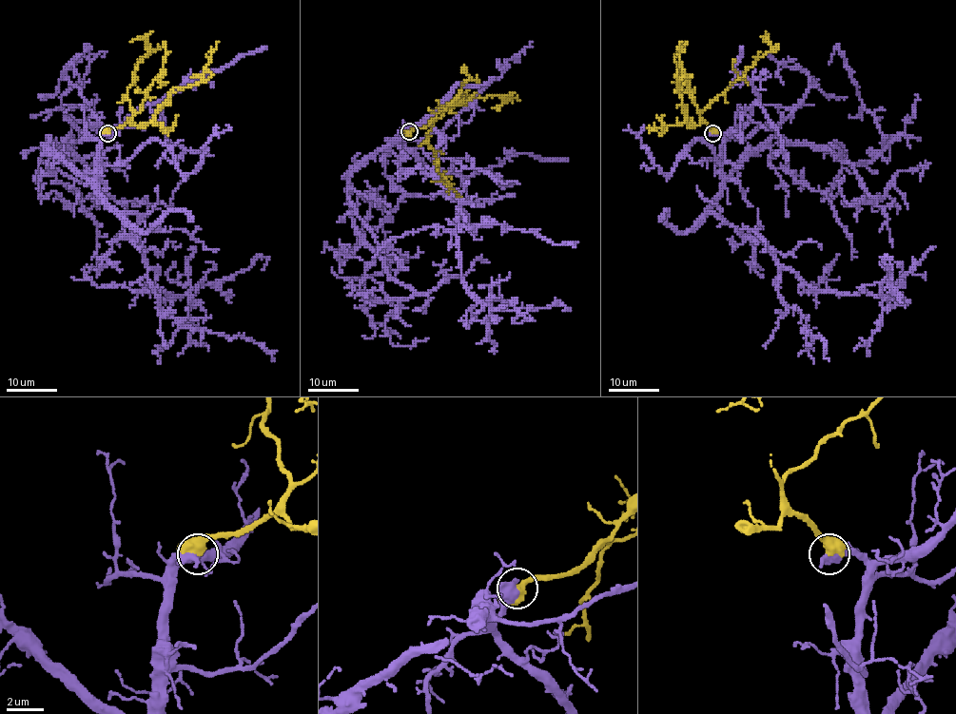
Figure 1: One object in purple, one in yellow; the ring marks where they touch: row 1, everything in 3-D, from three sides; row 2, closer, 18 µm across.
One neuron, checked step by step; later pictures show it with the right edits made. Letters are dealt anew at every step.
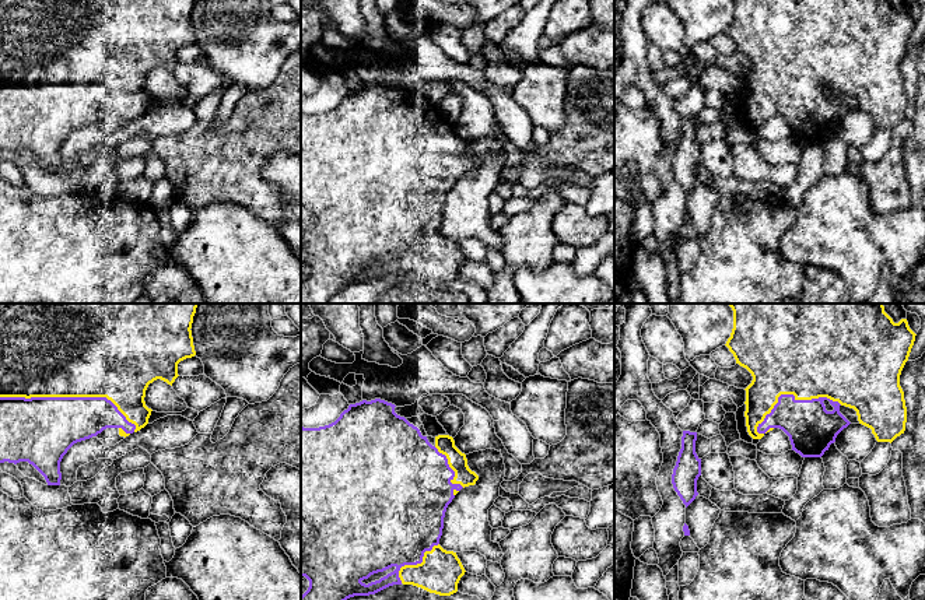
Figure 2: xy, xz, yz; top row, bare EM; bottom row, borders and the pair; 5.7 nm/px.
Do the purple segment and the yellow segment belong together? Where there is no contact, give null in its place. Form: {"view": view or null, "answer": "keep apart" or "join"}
{"view": "xy", "answer": "join"}

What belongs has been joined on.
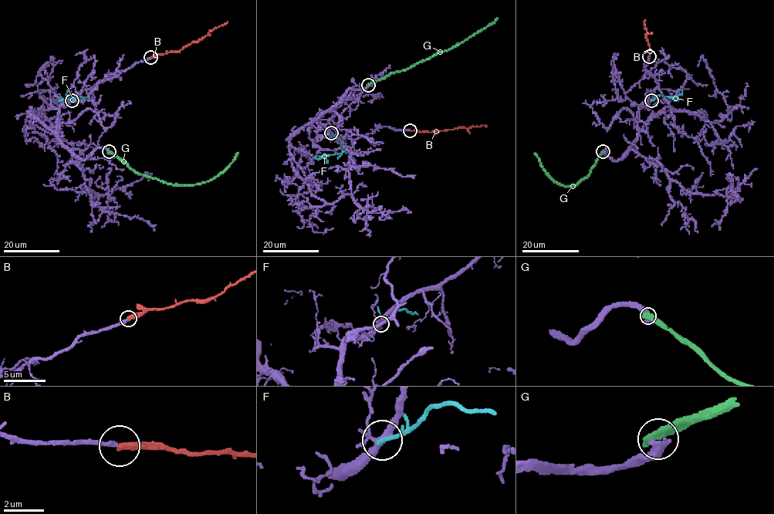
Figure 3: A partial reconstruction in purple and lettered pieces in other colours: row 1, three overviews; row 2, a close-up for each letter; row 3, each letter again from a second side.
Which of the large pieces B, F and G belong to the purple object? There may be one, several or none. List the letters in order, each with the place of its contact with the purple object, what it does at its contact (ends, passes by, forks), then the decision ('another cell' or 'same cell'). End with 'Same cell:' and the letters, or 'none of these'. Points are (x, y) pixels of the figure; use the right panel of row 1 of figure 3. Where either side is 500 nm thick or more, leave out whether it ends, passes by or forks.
B: (649, 56) | it ends | same cell
F: (651, 100) | it ends | another cell
G: (603, 151) | another cell
Same cell: B

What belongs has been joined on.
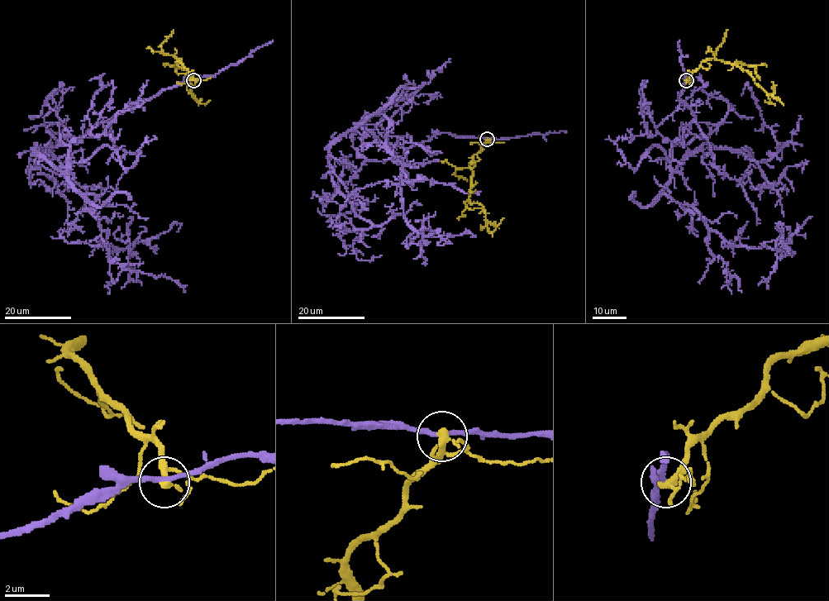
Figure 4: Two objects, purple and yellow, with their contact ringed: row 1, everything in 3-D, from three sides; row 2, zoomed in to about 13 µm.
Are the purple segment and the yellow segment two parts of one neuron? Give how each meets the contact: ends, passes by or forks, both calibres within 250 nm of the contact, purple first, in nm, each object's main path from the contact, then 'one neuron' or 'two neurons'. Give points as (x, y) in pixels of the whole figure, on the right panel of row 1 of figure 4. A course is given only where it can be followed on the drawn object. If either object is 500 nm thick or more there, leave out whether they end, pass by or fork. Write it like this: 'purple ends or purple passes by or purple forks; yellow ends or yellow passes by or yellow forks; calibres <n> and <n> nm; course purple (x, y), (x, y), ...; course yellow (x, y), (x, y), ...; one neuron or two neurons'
purple passes by; yellow passes by; calibres 190 and 280 nm; course purple (685, 79), (679, 99), (694, 116), (672, 145), (660, 193), (731, 244), (779, 248), (780, 222), (783, 231); course yellow (685, 79), (705, 60), (720, 59), (750, 72), (773, 104), (764, 101); two neurons

